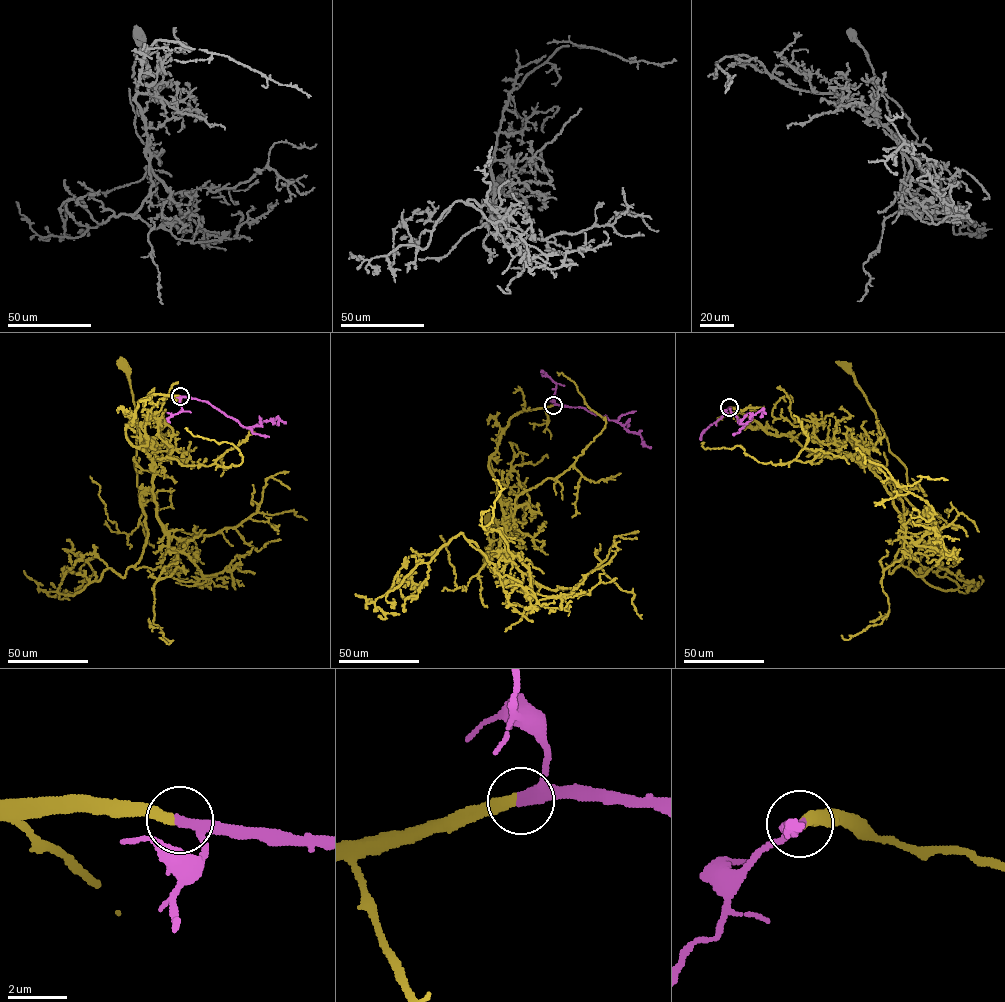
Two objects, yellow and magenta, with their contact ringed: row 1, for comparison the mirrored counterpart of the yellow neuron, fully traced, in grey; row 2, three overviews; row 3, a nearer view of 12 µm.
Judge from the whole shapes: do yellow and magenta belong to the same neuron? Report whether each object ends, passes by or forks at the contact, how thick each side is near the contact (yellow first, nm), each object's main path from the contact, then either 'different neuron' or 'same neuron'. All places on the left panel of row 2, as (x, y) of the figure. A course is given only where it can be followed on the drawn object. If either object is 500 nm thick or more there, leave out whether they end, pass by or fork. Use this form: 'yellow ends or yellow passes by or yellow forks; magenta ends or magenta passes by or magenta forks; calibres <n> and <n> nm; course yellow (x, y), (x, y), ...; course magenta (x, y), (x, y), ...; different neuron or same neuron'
yellow ends; magenta passes by; calibres 360 and 320 nm; course yellow (180, 396), (142, 398), (126, 427), (127, 439), (154, 463), (153, 487), (141, 500), (136, 415), (122, 363); course magenta (180, 396), (206, 401), (244, 427), (278, 417), (286, 423); same neuron

